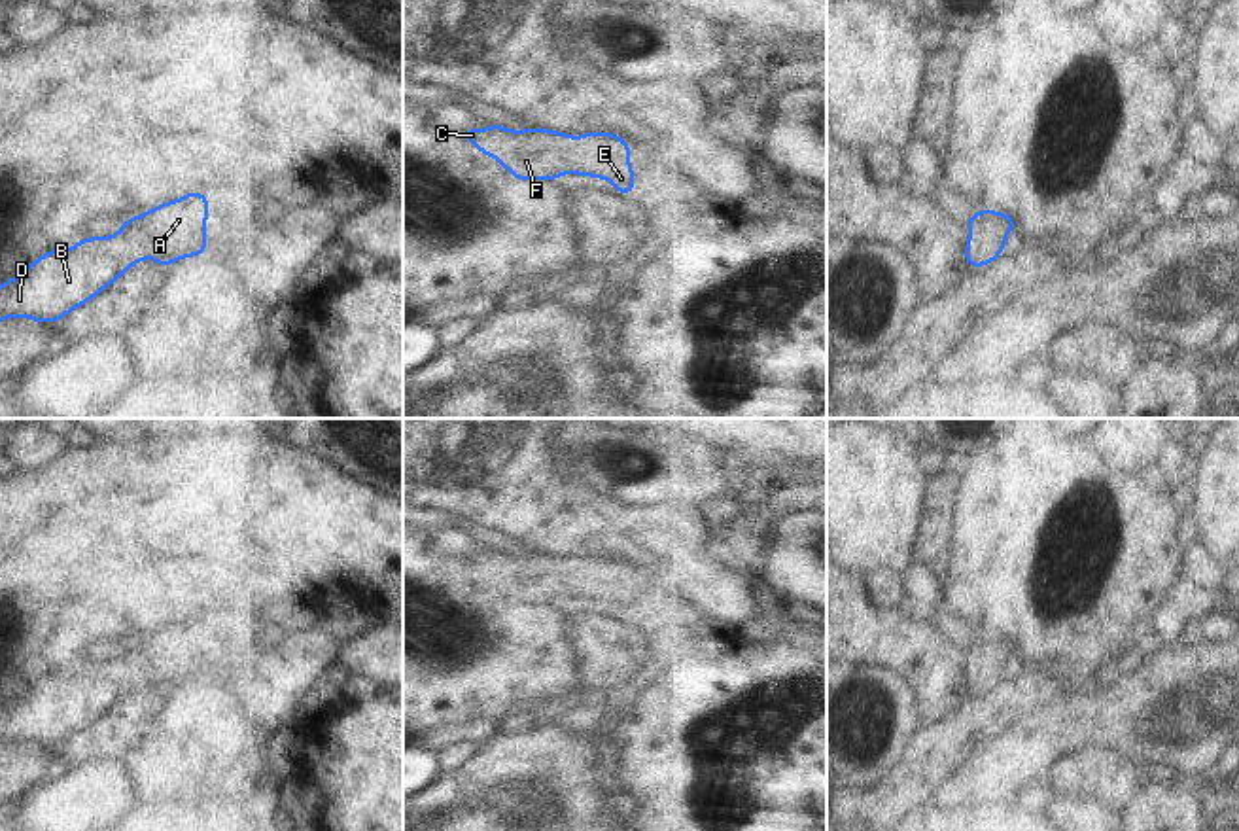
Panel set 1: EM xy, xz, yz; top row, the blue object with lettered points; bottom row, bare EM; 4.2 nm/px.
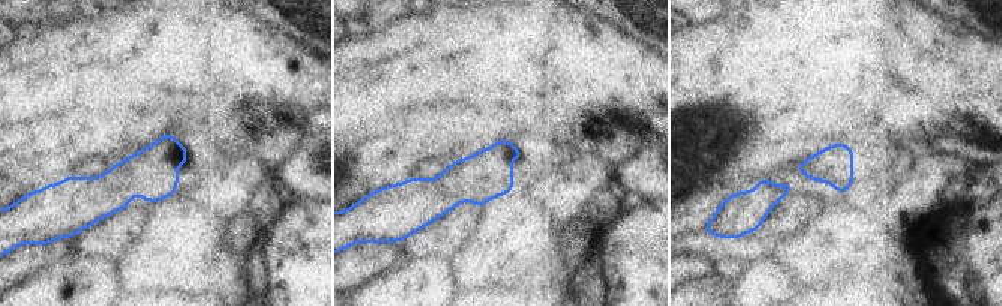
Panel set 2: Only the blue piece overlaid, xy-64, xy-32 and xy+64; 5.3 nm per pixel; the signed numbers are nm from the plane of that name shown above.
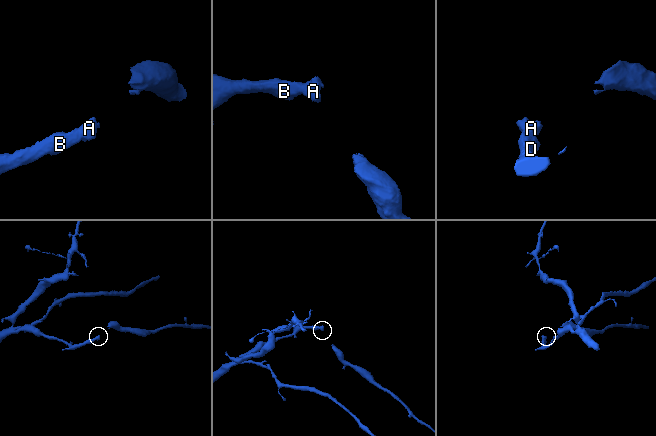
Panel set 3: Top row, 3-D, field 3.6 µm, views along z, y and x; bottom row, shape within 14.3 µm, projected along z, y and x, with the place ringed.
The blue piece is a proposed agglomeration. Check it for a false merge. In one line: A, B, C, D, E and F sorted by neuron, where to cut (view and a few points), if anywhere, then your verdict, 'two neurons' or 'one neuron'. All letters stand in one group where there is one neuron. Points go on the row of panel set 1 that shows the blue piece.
A B C D E F; no cut; one neuron

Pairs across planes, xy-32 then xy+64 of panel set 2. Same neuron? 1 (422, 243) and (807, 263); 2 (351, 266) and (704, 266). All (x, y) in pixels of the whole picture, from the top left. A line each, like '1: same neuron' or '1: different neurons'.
1: different neurons
2: same neuron

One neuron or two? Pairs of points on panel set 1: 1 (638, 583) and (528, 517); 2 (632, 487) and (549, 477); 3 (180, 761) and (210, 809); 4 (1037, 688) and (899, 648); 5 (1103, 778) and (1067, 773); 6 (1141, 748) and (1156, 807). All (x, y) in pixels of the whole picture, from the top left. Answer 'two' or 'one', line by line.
1: two
2: two
3: two
4: two
5: one
6: two

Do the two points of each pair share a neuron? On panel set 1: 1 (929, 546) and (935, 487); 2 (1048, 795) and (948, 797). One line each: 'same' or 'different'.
1: same
2: same

